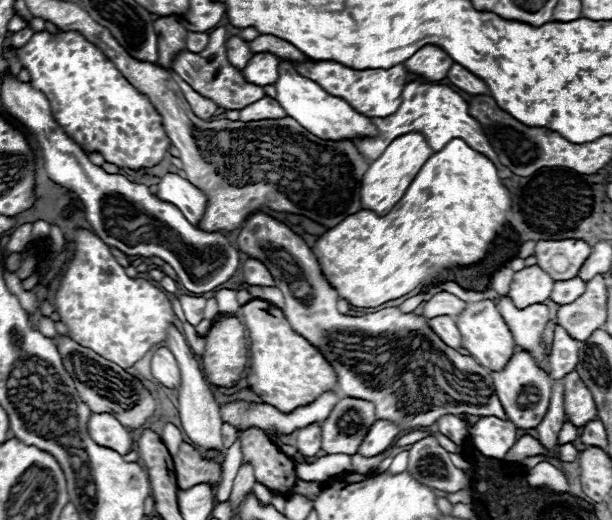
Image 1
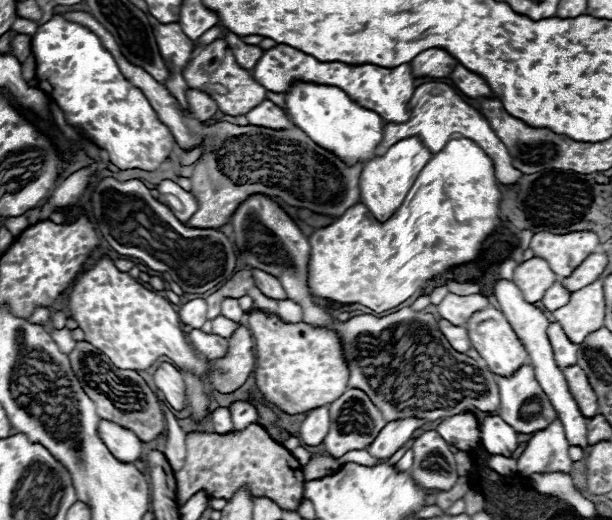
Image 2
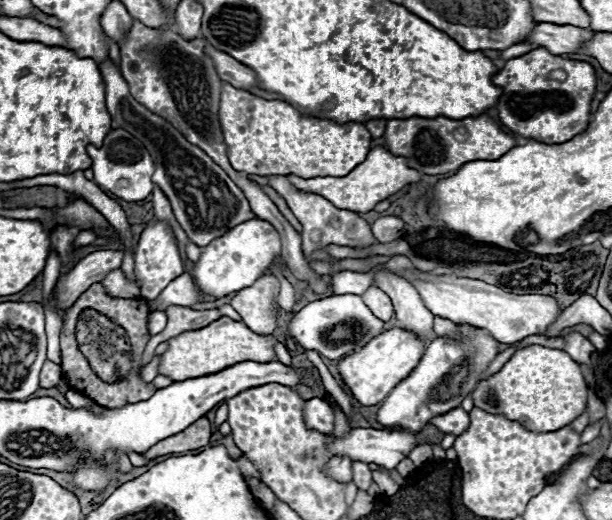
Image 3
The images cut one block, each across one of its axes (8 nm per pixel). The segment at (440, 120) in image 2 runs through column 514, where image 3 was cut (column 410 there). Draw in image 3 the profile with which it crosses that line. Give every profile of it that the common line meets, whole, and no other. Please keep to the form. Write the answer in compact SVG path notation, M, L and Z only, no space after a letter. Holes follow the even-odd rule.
M374 148L366 156L366 160L356 166L348 176L342 178L332 178L332 176L316 176L316 178L296 178L294 174L286 176L290 184L300 190L300 192L310 192L310 194L320 194L326 200L330 200L336 208L340 210L352 210L358 214L372 212L378 202L386 200L388 196L396 194L400 188L404 188L408 182L418 182L422 174L418 170L408 168L406 158L390 154L386 148Z

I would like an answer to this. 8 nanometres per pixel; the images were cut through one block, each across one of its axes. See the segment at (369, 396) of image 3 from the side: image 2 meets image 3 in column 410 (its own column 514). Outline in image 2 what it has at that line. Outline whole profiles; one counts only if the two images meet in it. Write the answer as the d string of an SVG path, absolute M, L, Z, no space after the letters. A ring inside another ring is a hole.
M488 306L486 310L478 310L474 312L468 322L466 322L466 330L470 334L470 344L472 348L482 356L482 360L488 364L488 370L498 374L498 376L510 376L514 374L522 364L528 362L528 354L522 346L522 342L518 340L518 336L514 334L512 326L506 322L504 314L500 310L496 310L494 306Z

